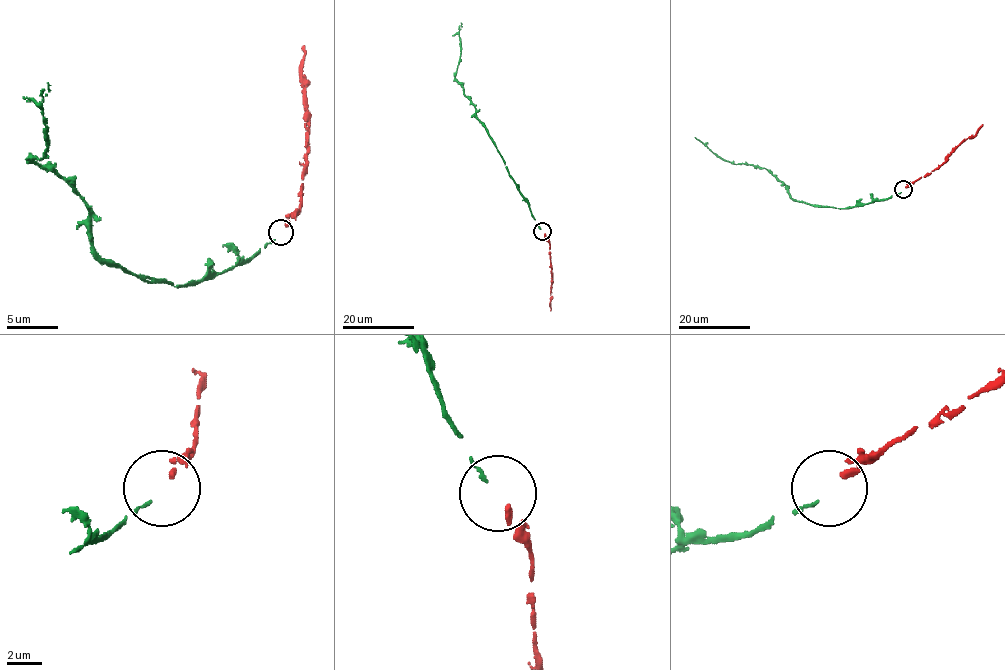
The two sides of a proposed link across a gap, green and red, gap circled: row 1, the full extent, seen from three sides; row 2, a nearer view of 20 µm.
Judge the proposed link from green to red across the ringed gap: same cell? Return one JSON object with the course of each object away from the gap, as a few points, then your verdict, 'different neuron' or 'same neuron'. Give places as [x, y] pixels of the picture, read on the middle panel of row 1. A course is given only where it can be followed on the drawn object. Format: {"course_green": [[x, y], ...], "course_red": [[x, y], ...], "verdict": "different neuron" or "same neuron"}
{"course_green": [[540, 229], [488, 129], [476, 116], [475, 106], [455, 78], [461, 53], [461, 23]], "course_red": [[545, 233], [549, 243], [553, 283], [550, 310]], "verdict": "same neuron"}

